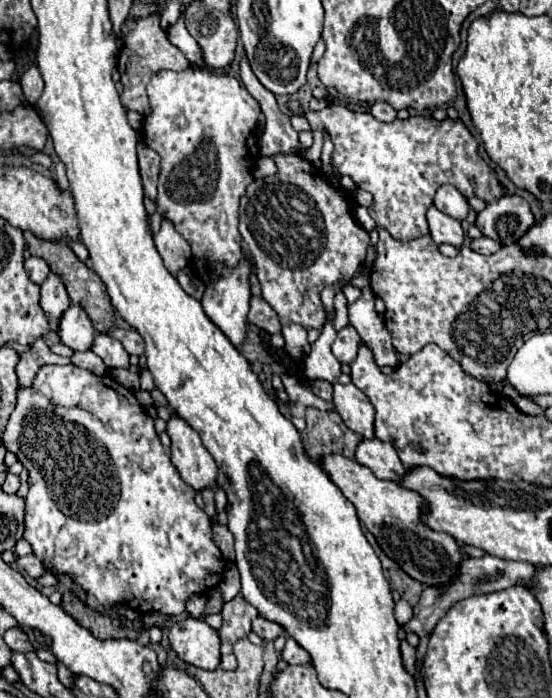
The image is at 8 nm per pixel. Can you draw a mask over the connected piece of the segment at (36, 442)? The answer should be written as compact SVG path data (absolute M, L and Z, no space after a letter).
M46 364L38 370L34 376L34 382L30 388L18 388L18 402L16 410L10 414L10 420L2 434L2 444L6 450L14 452L18 462L28 470L28 496L26 496L26 516L24 516L24 538L32 546L32 554L42 560L42 564L54 572L54 574L68 574L84 592L94 596L102 606L112 606L118 602L126 602L136 612L162 612L168 616L178 616L184 612L186 598L192 594L204 594L212 586L216 586L224 572L224 560L218 550L218 546L212 540L212 524L210 518L202 508L196 506L194 494L196 490L188 486L176 466L170 460L170 452L162 446L152 416L146 414L142 404L136 400L134 392L120 386L112 376L96 376L92 372L86 372L74 364L56 366Z

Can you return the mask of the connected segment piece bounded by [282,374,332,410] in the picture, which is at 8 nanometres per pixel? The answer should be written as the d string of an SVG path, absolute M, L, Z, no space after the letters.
M282 374L282 384L284 384L284 390L286 390L290 402L300 402L304 406L314 406L314 408L320 408L320 410L332 410L332 402L326 402L326 400L318 398L316 394L312 394L294 376Z

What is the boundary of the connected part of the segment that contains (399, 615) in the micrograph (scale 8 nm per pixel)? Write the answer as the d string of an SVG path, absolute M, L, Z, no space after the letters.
M398 600L398 602L396 602L396 608L394 608L394 616L396 616L396 622L398 622L400 626L404 626L404 624L414 616L412 606L410 606L406 600Z

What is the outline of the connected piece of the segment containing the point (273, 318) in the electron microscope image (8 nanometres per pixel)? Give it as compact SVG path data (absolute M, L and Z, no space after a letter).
M252 296L252 298L250 298L248 322L256 324L258 328L266 330L268 334L278 334L278 332L280 332L278 314L272 310L272 306L270 306L262 296Z

